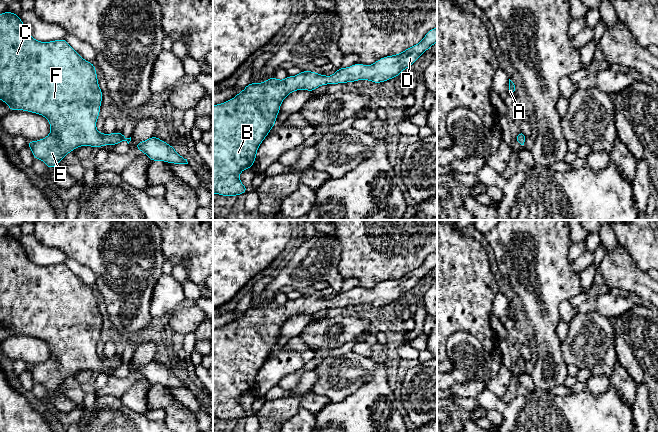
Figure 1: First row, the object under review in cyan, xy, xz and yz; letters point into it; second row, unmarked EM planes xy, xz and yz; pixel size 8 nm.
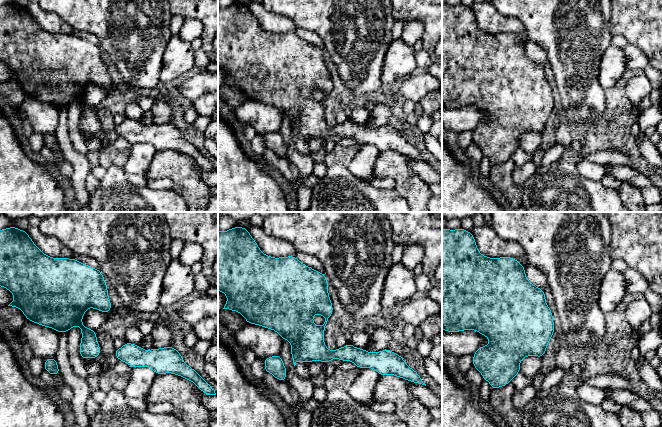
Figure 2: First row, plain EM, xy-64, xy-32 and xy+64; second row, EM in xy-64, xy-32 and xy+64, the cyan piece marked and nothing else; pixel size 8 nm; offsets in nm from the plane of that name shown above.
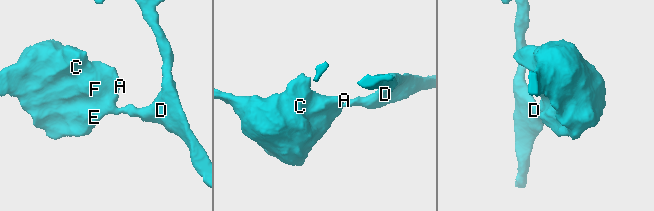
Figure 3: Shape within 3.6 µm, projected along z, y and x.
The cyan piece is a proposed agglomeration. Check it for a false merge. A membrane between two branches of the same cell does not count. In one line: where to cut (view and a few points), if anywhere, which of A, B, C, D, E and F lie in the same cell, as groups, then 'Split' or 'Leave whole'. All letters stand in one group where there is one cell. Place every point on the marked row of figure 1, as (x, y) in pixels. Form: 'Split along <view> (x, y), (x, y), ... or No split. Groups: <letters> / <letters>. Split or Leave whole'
No split. Groups: A B C D E F. Leave whole

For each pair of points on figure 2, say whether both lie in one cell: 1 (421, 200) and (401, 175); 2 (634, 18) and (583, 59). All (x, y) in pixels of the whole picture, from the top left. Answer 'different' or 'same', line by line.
1: same
2: different

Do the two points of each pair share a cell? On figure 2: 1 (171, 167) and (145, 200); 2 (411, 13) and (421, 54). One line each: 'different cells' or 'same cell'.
1: different cells
2: different cells

